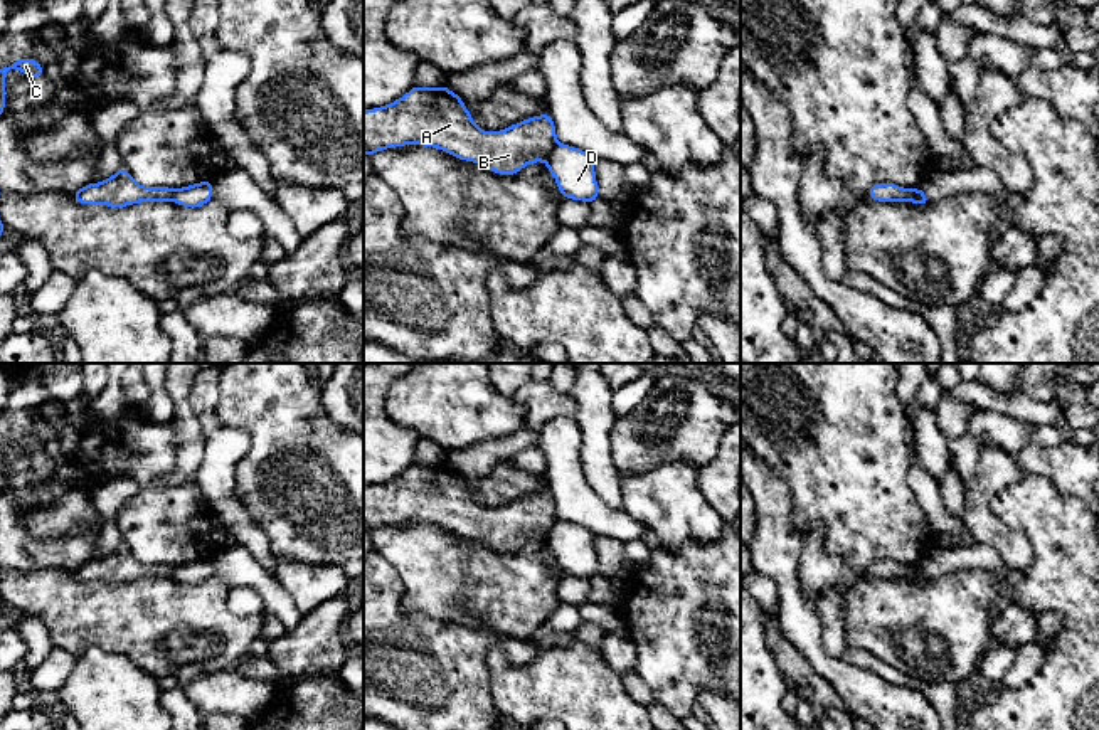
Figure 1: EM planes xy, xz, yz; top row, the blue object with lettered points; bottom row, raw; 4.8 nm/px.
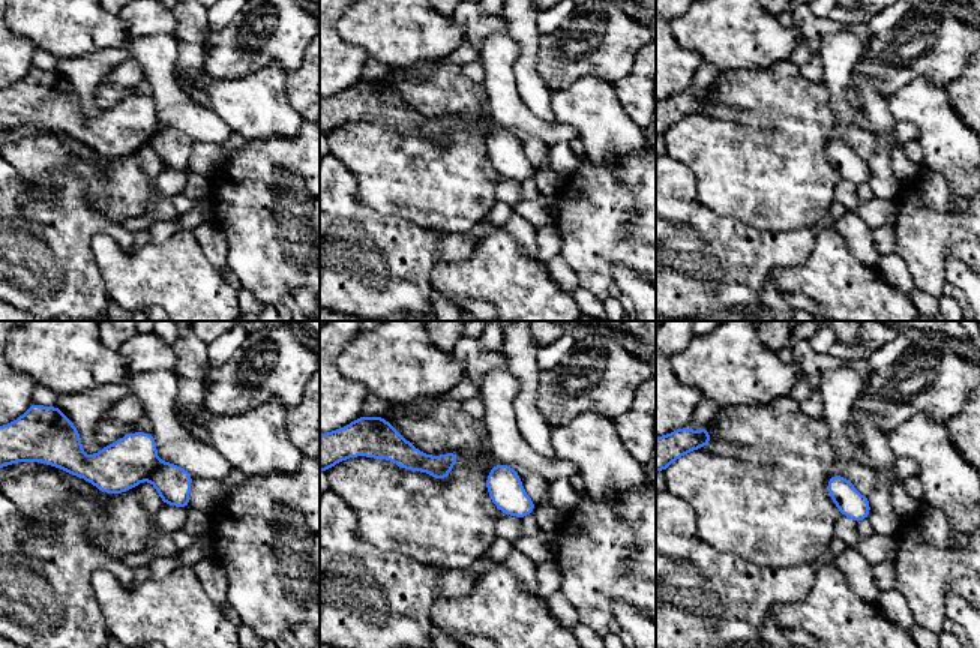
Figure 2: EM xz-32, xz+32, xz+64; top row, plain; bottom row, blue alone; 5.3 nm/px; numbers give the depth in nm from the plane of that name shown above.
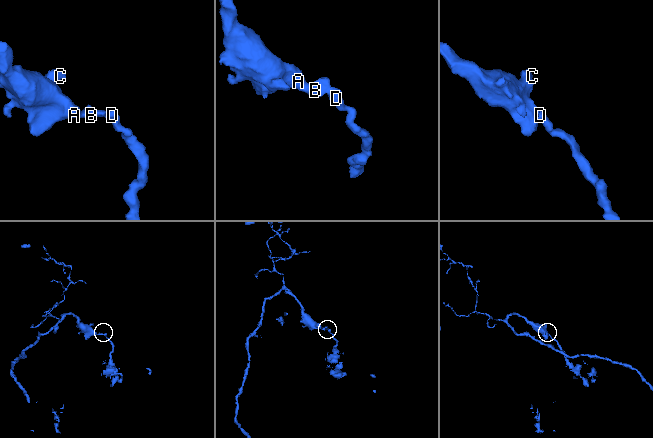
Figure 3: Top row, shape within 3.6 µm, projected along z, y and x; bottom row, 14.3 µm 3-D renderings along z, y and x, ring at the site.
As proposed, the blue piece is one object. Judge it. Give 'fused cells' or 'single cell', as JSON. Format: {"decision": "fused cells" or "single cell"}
{"decision": "fused cells"}

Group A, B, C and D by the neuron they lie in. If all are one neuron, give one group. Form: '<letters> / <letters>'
A B C / D

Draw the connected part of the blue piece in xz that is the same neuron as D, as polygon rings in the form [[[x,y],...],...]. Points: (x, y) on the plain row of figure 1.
[[[557,520],[547,535],[547,547],[555,553],[560,574],[587,580],[599,575],[594,535],[589,530]]]

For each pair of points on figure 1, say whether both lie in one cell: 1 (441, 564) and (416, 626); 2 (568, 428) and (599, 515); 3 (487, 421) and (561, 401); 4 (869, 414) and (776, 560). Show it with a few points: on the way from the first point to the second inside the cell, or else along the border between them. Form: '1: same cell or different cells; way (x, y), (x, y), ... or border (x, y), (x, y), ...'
1: different cells; border (401, 579), (411, 609), (460, 621)
2: same cell; way (568, 449), (568, 483), (578, 493)
3: different cells; border (512, 397), (524, 409), (525, 424)
4: different cells; border (788, 490), (793, 527), (801, 535)

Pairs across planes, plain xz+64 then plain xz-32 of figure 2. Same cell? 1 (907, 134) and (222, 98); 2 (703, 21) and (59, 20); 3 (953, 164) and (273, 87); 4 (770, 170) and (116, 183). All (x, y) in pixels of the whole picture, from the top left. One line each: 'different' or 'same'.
1: different
2: same
3: same
4: same

